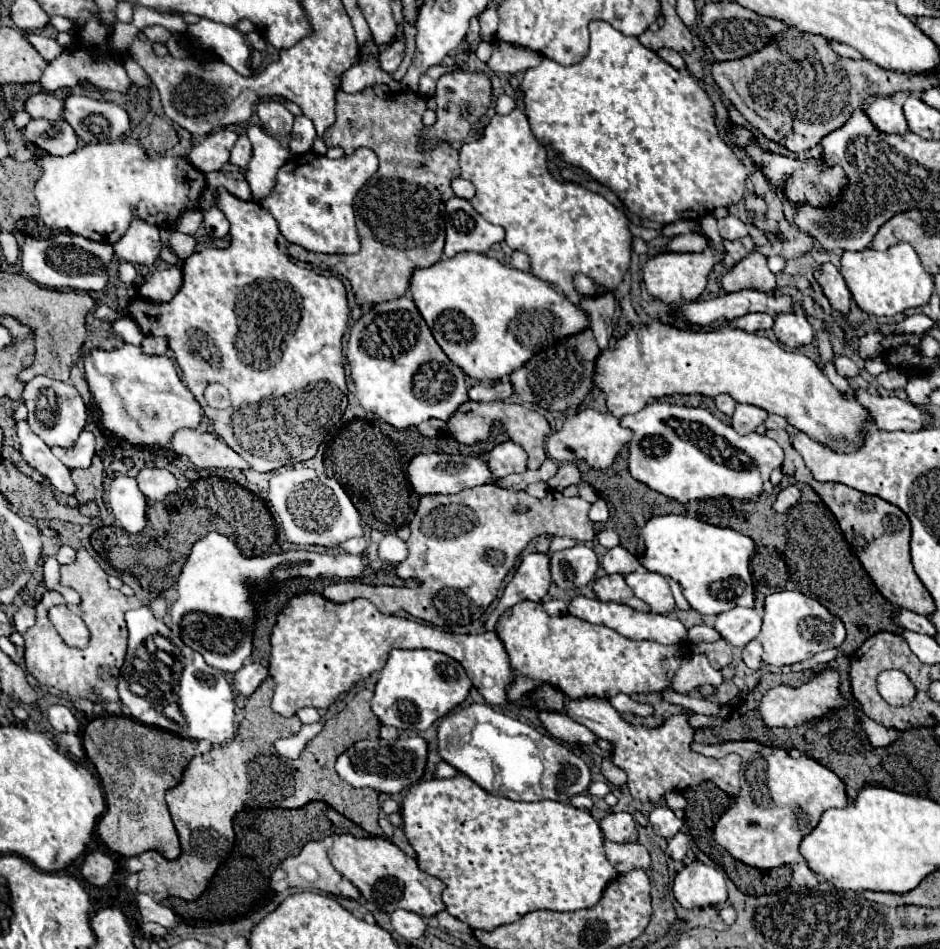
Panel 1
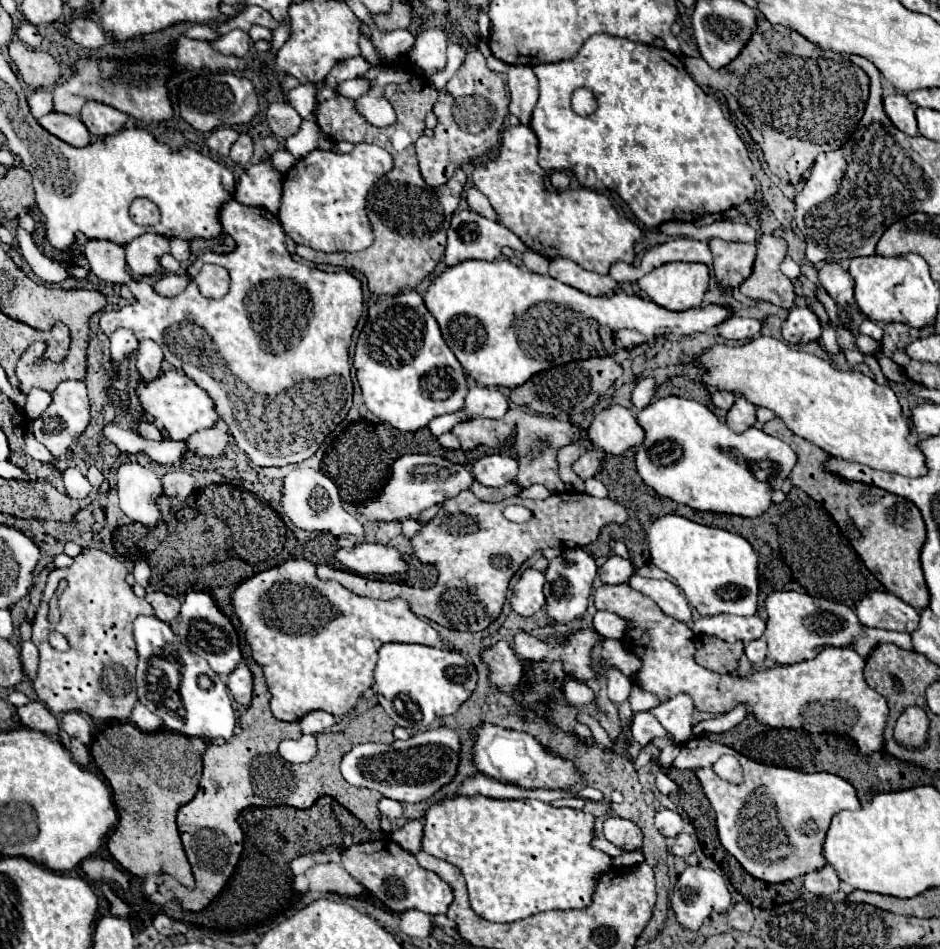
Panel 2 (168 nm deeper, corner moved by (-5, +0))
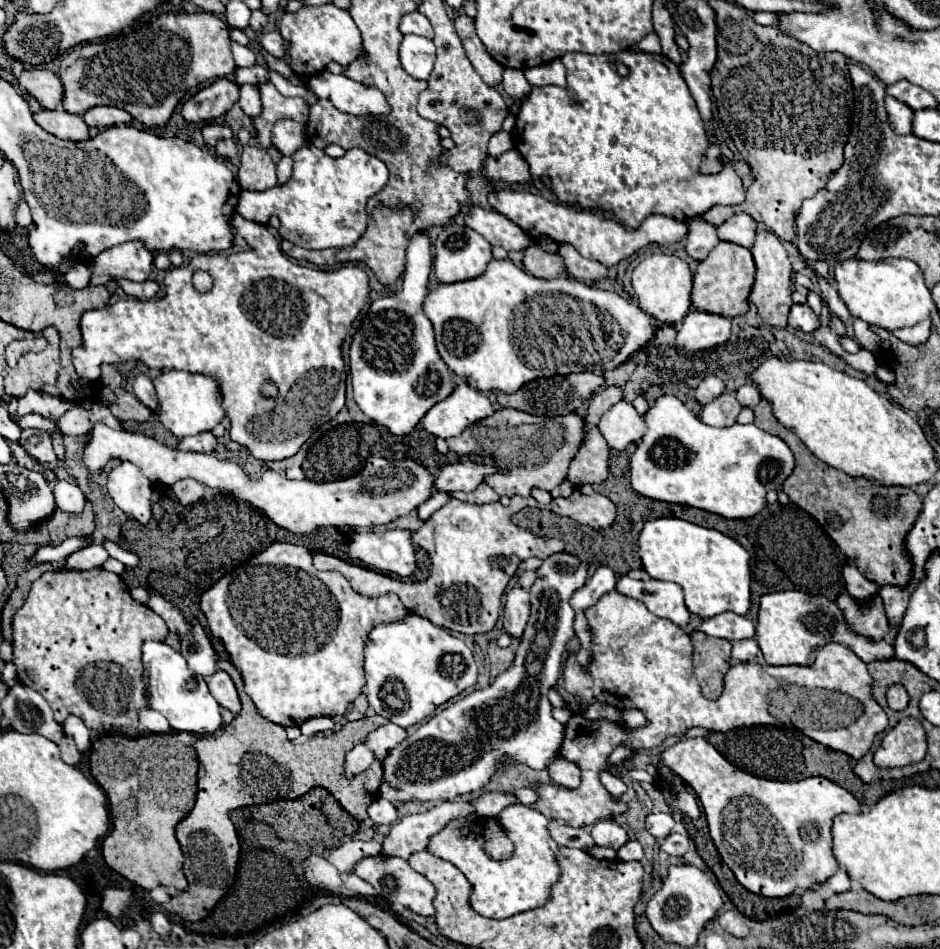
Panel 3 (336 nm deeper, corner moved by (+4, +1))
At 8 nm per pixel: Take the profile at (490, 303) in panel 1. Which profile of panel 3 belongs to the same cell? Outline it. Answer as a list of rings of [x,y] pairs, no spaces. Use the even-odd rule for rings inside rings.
[[[491,259],[487,271],[479,277],[457,283],[439,283],[433,291],[427,293],[423,311],[435,327],[437,349],[447,367],[453,369],[459,377],[467,379],[467,383],[479,391],[515,393],[523,383],[537,377],[615,369],[641,347],[645,347],[655,335],[651,315],[647,315],[629,299],[613,291],[587,287],[585,283],[569,277],[537,279],[515,267],[509,259]]]

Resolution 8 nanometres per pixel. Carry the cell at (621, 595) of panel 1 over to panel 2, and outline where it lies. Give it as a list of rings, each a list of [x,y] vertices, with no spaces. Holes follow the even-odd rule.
[[[628,584],[600,586],[594,592],[596,610],[612,612],[624,618],[626,632],[622,646],[642,660],[634,682],[666,702],[678,694],[688,694],[700,712],[726,714],[744,704],[758,722],[772,728],[804,728],[812,734],[842,734],[852,738],[864,756],[882,750],[882,732],[888,720],[886,700],[864,680],[866,660],[852,648],[824,648],[814,660],[790,666],[758,670],[748,678],[738,674],[714,674],[696,664],[694,634],[676,618],[668,618],[648,596],[632,590]]]

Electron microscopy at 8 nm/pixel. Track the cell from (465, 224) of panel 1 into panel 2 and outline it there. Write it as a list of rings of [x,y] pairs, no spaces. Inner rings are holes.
[[[460,210],[452,216],[452,224],[448,230],[448,244],[446,244],[446,252],[444,252],[444,260],[448,266],[456,266],[458,262],[466,262],[466,260],[486,260],[492,262],[496,258],[500,258],[500,250],[504,246],[510,246],[512,250],[524,252],[528,250],[528,246],[524,246],[524,242],[510,232],[506,226],[492,222],[472,210]]]

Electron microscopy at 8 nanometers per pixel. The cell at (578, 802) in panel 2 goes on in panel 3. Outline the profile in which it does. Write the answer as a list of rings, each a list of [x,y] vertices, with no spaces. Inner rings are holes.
[[[515,789],[513,793],[519,797],[519,801],[521,801],[523,805],[533,805],[533,803],[539,801],[539,795],[537,795],[533,789]]]

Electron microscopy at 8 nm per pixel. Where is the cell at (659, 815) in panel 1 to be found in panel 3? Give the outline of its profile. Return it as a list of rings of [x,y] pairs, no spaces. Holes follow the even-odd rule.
[[[651,813],[645,819],[647,831],[657,839],[665,839],[673,831],[673,825],[675,825],[675,819],[669,813]]]

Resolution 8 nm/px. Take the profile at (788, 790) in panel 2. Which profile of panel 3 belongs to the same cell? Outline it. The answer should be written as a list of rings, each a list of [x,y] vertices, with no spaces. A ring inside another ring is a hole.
[[[681,739],[661,753],[663,763],[683,777],[697,793],[707,815],[711,839],[735,873],[737,881],[763,897],[785,897],[795,891],[807,891],[811,885],[831,877],[839,865],[831,857],[831,821],[839,813],[859,813],[857,799],[837,783],[825,777],[807,777],[801,781],[775,781],[755,777],[731,765],[707,739]]]

